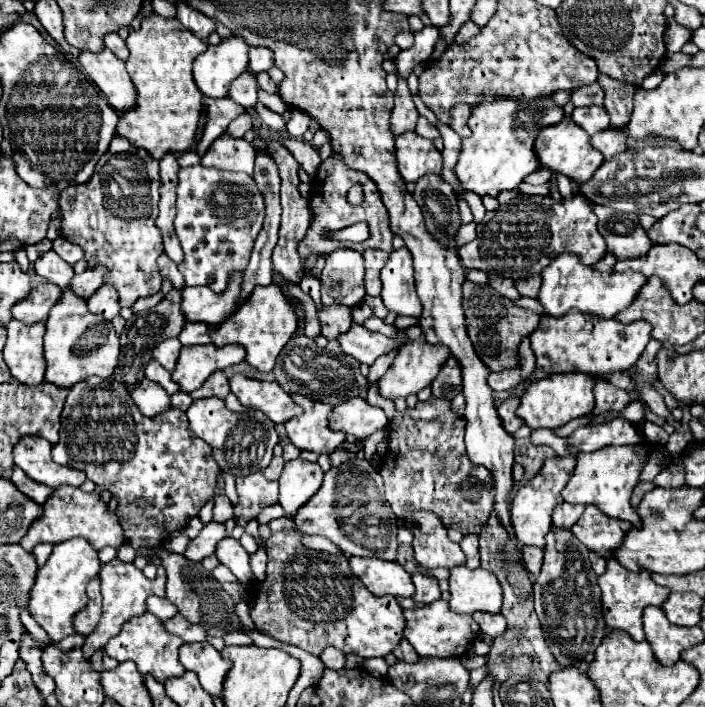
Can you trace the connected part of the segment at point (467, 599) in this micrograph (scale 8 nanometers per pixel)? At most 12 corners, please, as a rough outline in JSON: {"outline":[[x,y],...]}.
{"outline":[[449,569],[449,607],[499,613],[501,585],[485,569]]}

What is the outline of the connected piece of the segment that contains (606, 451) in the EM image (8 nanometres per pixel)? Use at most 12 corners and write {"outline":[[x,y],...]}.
{"outline":[[635,447],[577,455],[567,503],[595,503],[641,527],[629,497],[643,465]]}

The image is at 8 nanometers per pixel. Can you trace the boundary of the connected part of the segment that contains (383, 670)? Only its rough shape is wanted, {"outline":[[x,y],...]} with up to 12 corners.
{"outline":[[367,659],[363,669],[373,677],[387,675],[387,663],[383,659]]}

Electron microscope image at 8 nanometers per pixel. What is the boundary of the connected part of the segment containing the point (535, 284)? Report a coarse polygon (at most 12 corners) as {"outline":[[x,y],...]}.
{"outline":[[541,275],[515,281],[519,295],[537,297]]}

